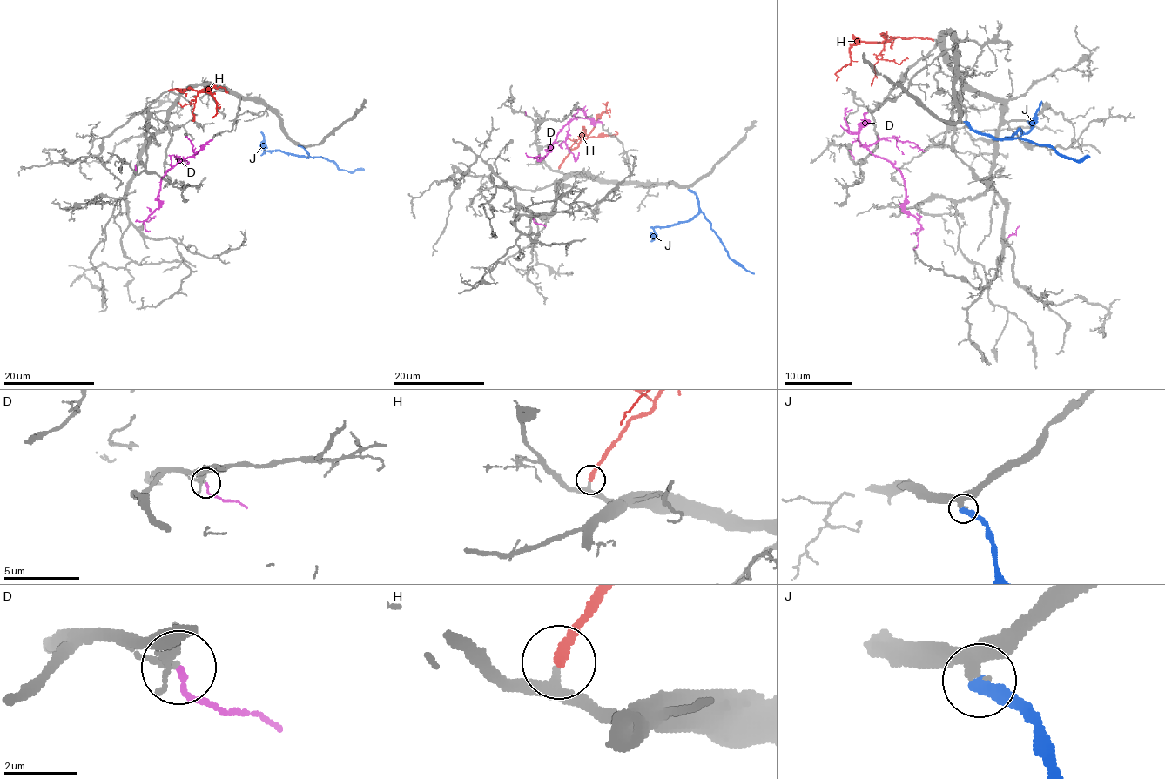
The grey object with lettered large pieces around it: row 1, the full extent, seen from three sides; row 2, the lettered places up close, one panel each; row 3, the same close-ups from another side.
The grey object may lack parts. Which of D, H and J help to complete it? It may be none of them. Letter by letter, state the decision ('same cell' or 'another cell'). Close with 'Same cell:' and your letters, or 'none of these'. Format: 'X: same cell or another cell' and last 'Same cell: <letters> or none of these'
D: another cell
H: same cell
J: same cell
Same cell: H, J

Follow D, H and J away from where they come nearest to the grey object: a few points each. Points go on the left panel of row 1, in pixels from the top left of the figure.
D: (143, 223), (158, 207), (160, 182), (166, 171), (178, 160), (176, 157), (184, 159), (185, 164), (189, 161)
H: (169, 90), (176, 88), (207, 91), (217, 103), (217, 113), (212, 117)
J: (299, 145), (310, 157), (332, 160), (339, 168), (350, 171), (364, 169)

